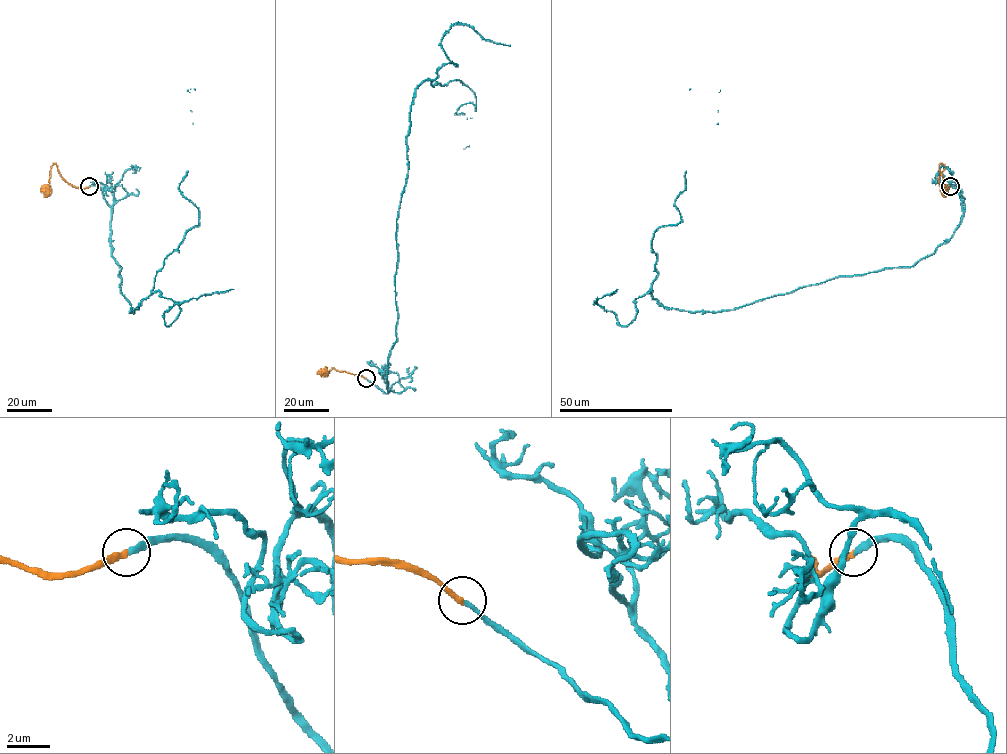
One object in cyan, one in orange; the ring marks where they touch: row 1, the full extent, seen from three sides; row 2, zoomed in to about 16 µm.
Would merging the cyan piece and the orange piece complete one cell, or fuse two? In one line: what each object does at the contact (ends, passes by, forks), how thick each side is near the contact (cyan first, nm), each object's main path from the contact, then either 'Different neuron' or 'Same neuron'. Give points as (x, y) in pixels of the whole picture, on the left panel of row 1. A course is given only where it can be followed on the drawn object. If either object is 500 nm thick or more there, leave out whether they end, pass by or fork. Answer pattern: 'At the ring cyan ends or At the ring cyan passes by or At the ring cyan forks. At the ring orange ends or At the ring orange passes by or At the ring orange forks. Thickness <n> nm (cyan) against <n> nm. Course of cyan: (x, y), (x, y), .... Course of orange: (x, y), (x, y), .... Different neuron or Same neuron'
At the ring cyan ends. At the ring orange ends. Thickness 240 nm (cyan) against 280 nm. Course of cyan: (89, 186), (111, 208), (110, 244), (133, 312), (199, 224), (179, 189), (187, 90). Course of orange: (89, 186), (82, 189), (69, 185), (55, 163), (51, 168), (47, 191). Same neuron

